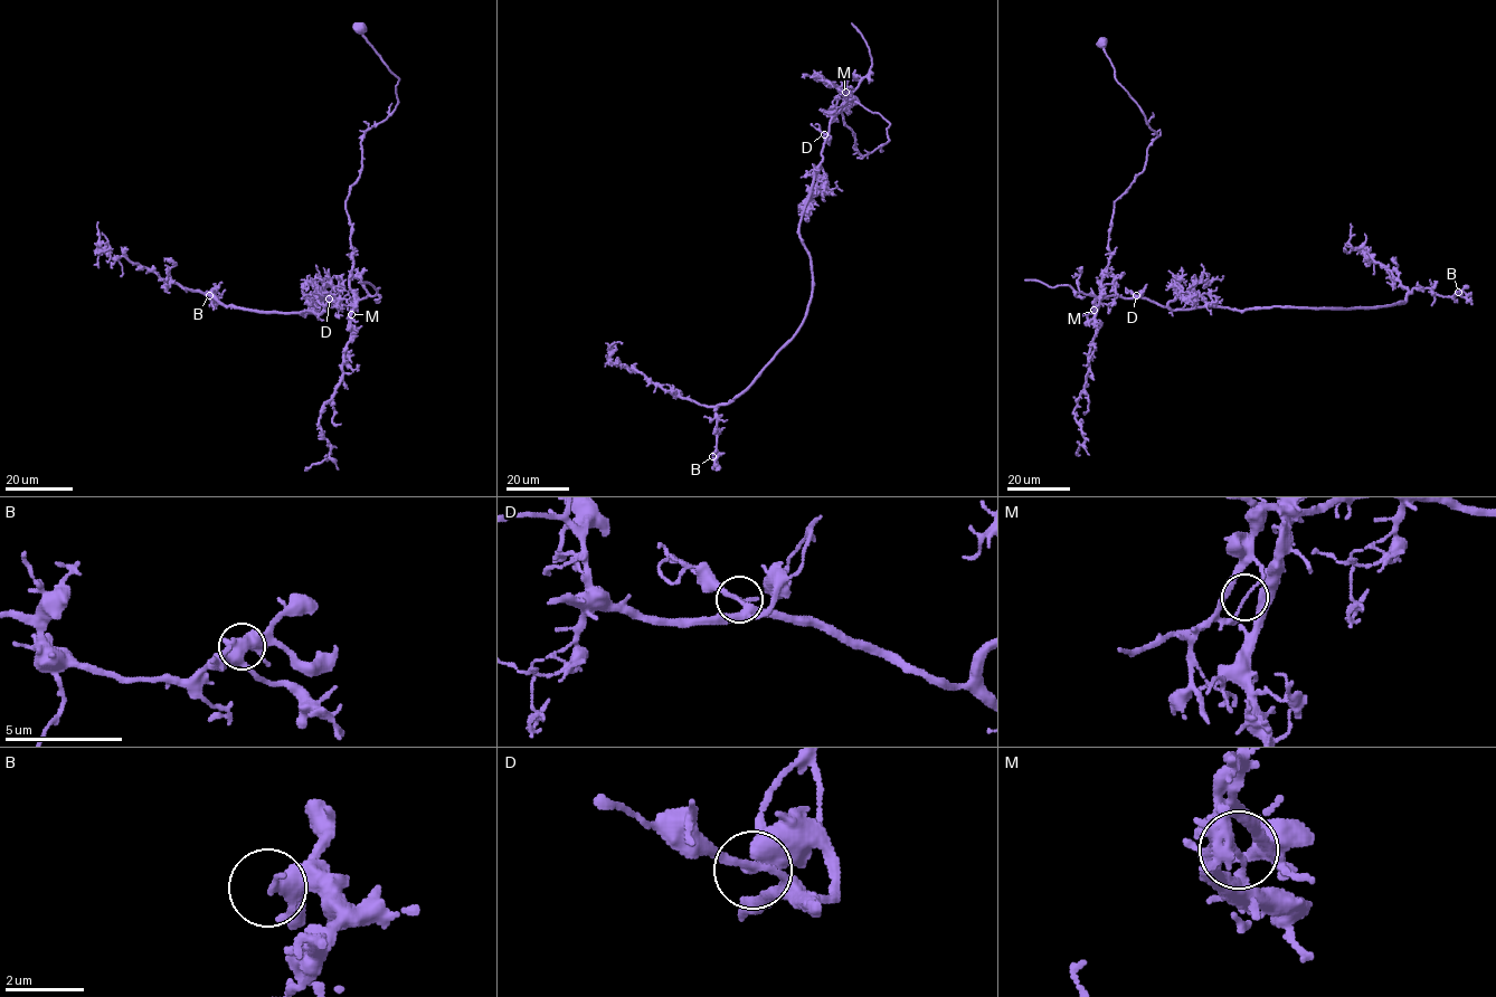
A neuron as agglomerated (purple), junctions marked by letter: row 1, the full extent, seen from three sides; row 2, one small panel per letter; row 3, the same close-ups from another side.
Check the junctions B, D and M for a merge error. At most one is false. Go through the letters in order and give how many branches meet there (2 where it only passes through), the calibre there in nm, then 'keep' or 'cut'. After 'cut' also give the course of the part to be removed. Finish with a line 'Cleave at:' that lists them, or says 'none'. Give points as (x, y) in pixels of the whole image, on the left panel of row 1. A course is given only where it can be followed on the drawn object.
B: 2 | 200 nm | keep
D: 2 | 190 nm | keep
M: 2 | 100 nm | cut | (351, 313), (353, 249), (346, 200), (360, 176), (363, 133), (394, 111), (398, 79), (354, 22)
Cleave at: M

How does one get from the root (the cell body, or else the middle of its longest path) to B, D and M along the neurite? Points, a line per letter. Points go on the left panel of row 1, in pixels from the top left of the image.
B: (360, 30), (398, 83), (394, 110), (363, 134), (346, 202), (352, 300), (303, 314), (316, 311), (209, 295)
D: (360, 30), (398, 79), (397, 104), (365, 133), (362, 169), (346, 202), (351, 226), (353, 298), (329, 298)
M: (360, 30), (398, 83), (394, 110), (363, 134), (362, 169), (346, 202), (353, 250), (351, 313)

